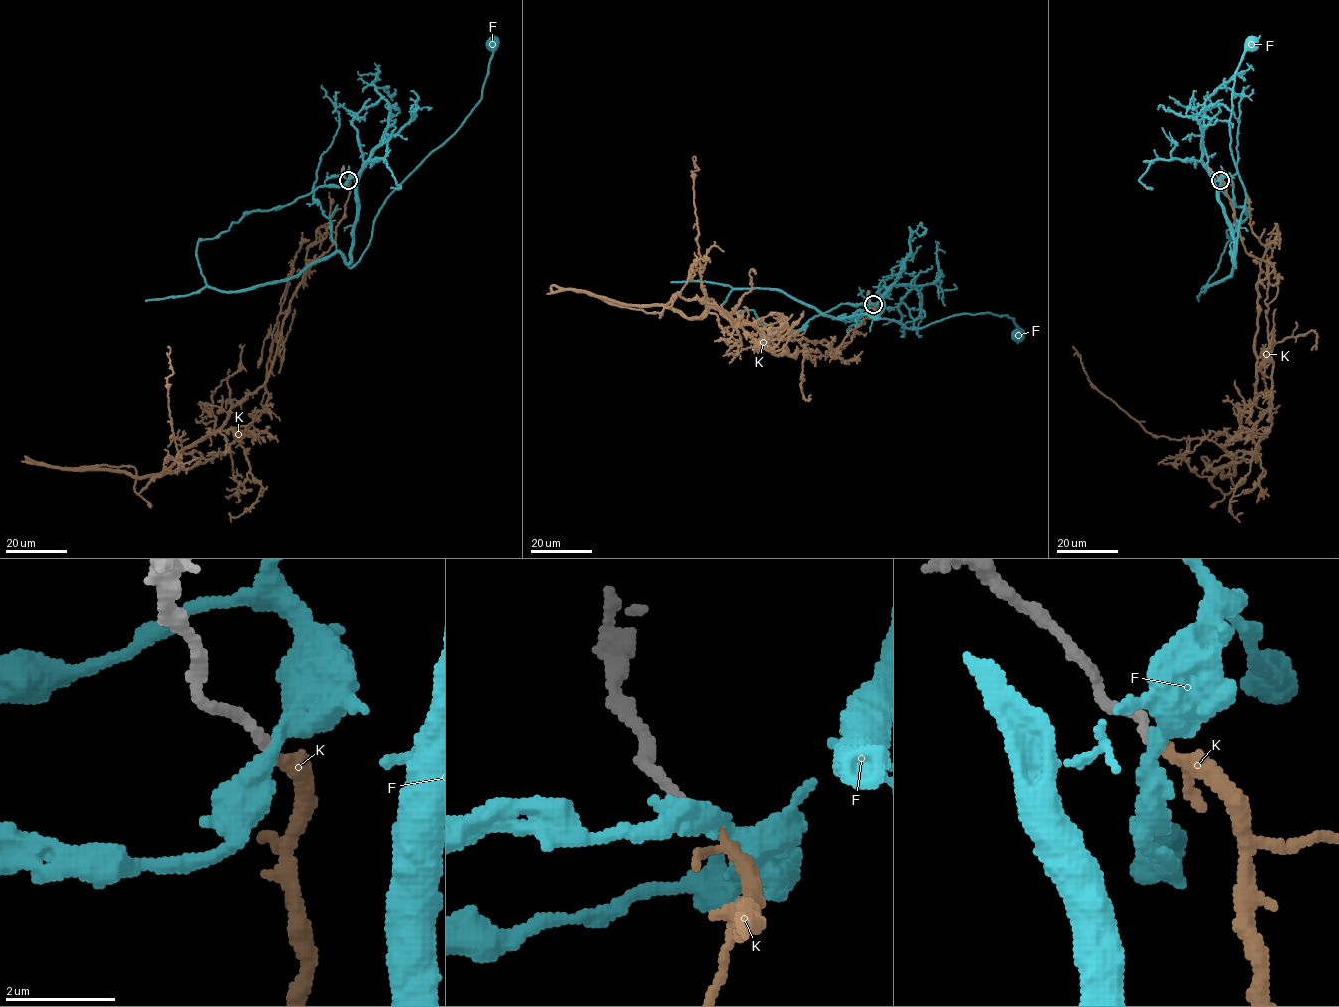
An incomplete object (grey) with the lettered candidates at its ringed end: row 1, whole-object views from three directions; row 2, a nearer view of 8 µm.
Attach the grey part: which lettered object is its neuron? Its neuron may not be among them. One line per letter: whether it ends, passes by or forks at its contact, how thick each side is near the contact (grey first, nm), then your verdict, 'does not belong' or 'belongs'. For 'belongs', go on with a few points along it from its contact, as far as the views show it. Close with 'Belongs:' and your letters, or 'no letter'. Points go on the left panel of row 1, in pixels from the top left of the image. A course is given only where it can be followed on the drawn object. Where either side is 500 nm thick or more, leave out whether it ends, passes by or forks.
F: it passes by; calibres 200 and 380 nm; does not belong
K: it passes by; calibres 180 and 160 nm; belongs; course (348, 180), (334, 243), (290, 303), (267, 380), (222, 430), (264, 431), (248, 428), (267, 399), (301, 233)
Belongs: K

